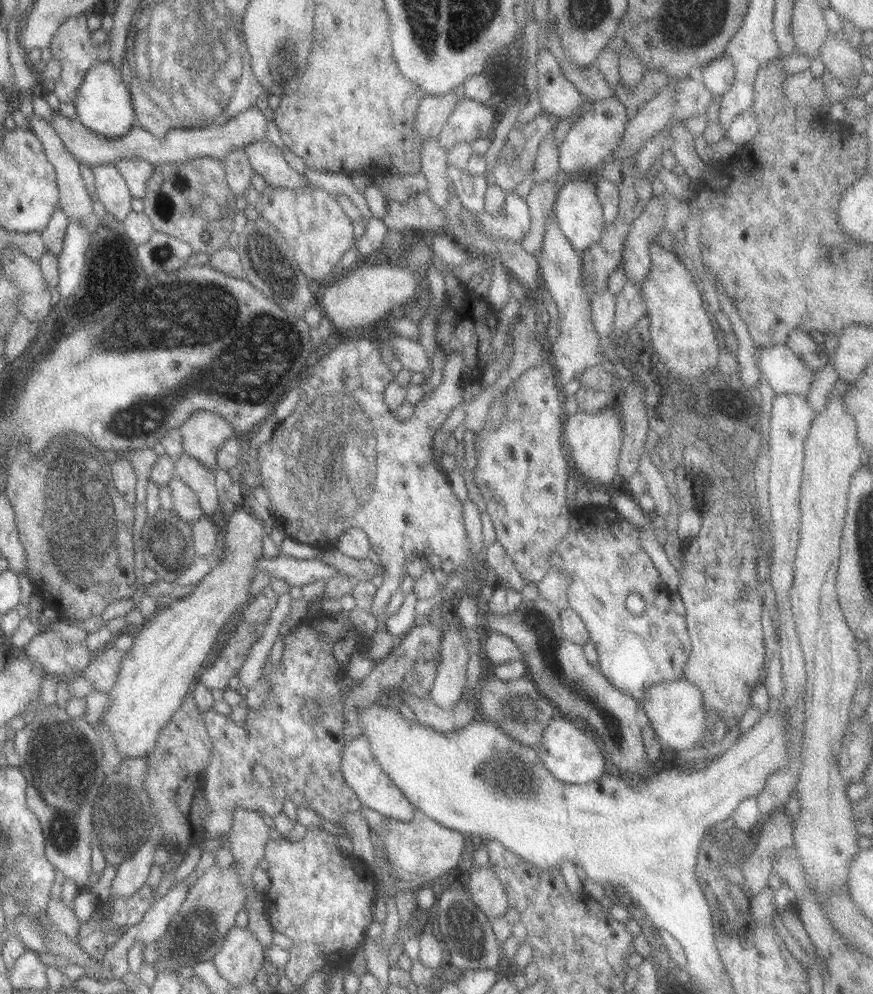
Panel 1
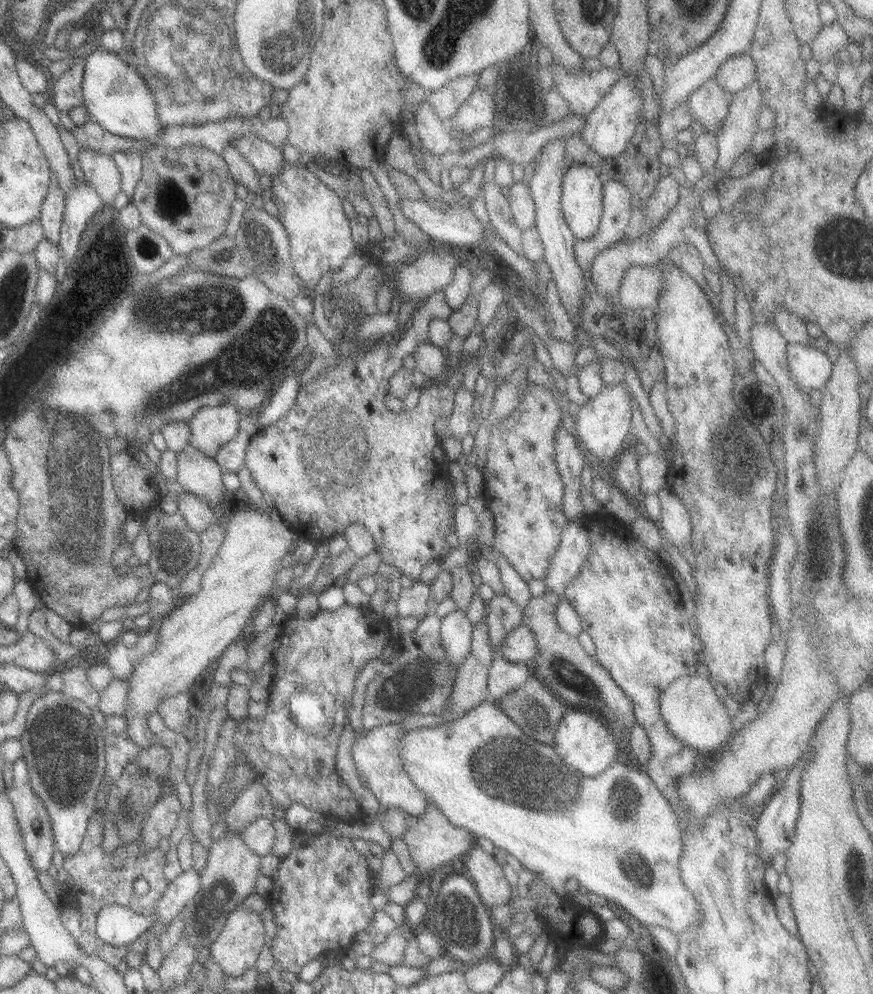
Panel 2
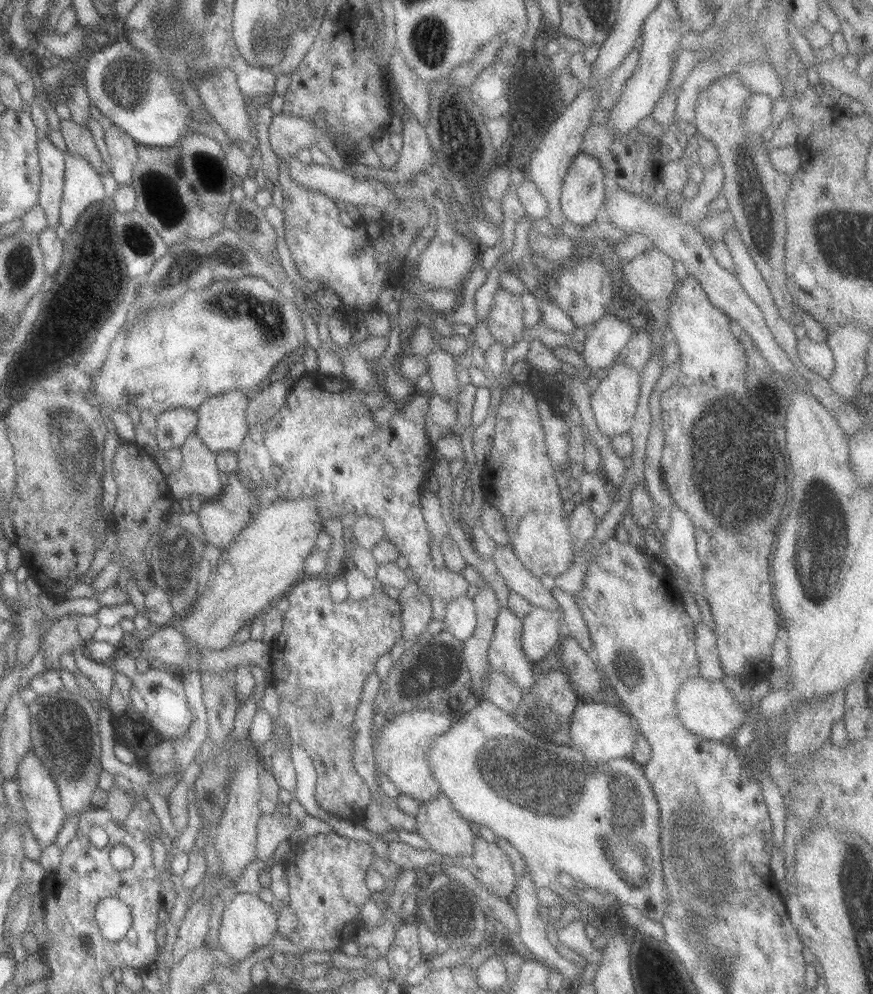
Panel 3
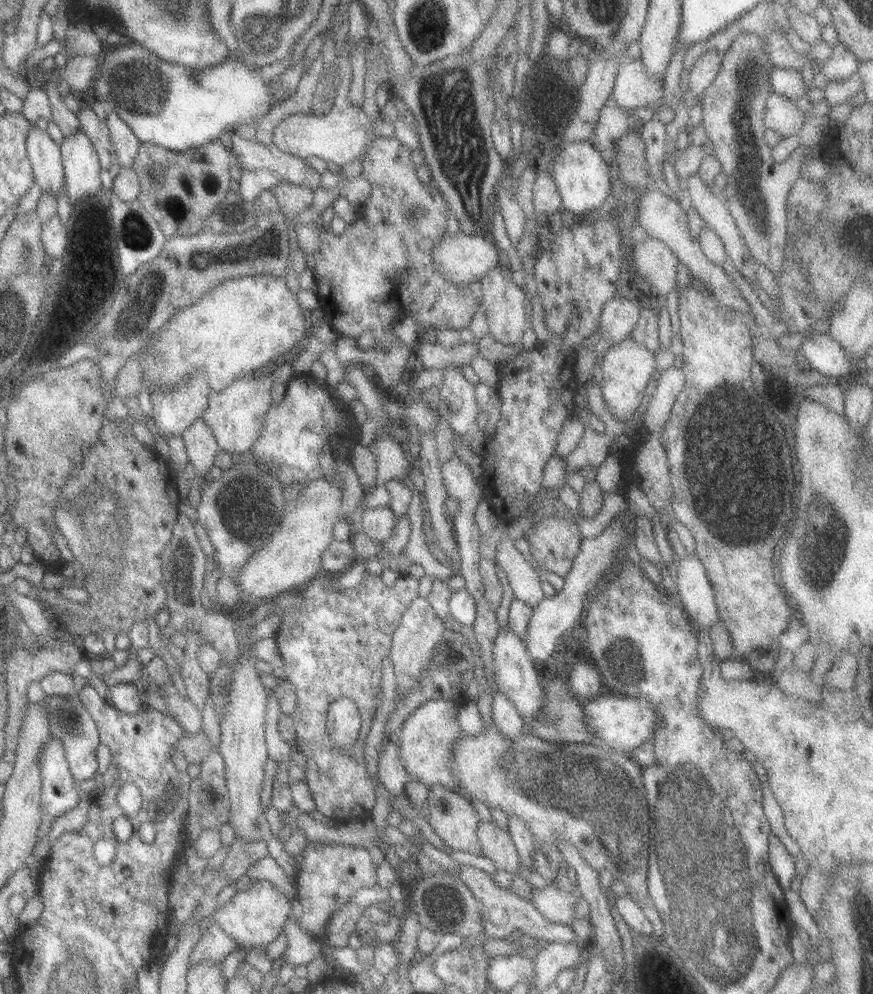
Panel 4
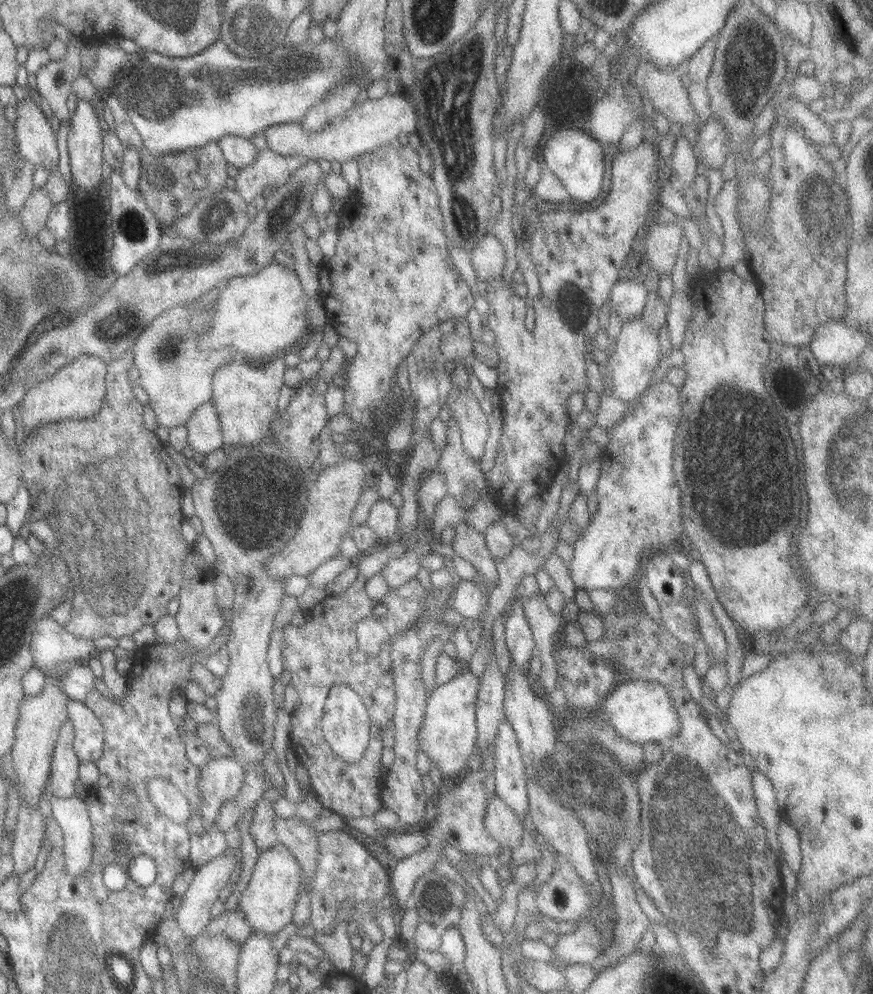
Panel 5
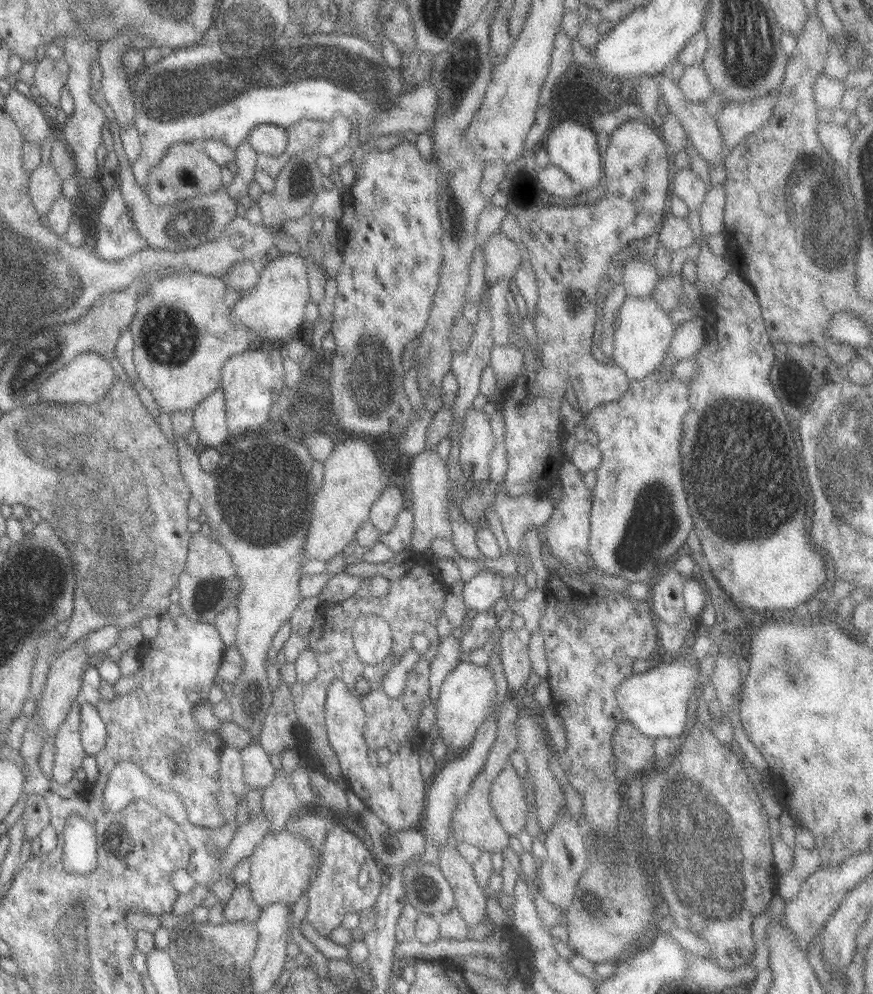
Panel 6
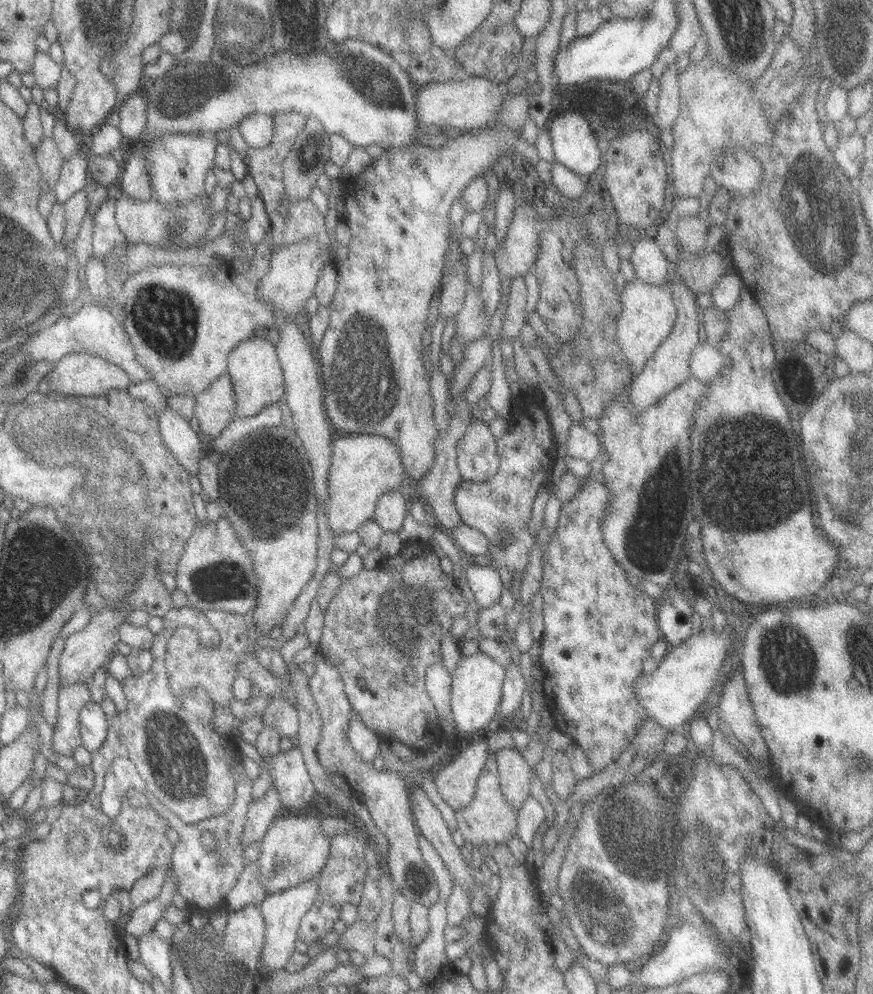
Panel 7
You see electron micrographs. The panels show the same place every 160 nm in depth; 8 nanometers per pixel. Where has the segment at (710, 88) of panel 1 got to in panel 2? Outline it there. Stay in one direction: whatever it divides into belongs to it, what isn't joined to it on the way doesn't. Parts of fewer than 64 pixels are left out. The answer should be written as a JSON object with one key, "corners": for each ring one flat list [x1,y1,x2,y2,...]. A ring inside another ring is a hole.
{"corners":[[746,52,727,58,715,69,713,77,723,91,733,94,741,92,751,81,755,81,755,75,755,65]]}

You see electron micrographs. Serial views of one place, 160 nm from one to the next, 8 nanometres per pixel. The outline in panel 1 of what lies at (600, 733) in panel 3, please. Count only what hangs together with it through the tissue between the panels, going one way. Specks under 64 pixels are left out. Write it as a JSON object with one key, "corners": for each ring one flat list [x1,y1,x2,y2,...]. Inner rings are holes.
{"corners":[[560,715,553,716,550,723,543,727,539,744,535,749,543,766,550,771,553,778,557,778,563,784,582,785,593,782,609,770,607,760,604,758,602,747,599,745,597,738,579,721,574,721]]}

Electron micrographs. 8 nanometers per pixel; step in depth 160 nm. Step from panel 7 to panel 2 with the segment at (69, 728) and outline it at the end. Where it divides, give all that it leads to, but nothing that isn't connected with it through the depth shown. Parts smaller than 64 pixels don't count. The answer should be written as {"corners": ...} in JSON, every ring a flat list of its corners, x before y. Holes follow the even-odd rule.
{"corners":[[18,758,12,762,12,780,9,788,3,793,7,795,9,803,14,810,14,817,23,839,24,851,27,853,31,866,35,872,45,872,51,866,51,856,54,852,54,842,51,836,51,825,47,811,43,808,41,801,33,795,33,789,29,786,29,777,25,761]]}

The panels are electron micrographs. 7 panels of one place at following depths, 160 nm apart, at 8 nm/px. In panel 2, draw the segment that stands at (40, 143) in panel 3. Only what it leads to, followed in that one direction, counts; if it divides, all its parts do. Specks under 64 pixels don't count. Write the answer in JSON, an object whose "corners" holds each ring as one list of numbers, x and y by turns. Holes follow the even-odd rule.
{"corners":[[51,174,47,194,38,209,38,221,42,228,42,238,54,245,58,243,63,209,64,193,59,189,55,176]]}

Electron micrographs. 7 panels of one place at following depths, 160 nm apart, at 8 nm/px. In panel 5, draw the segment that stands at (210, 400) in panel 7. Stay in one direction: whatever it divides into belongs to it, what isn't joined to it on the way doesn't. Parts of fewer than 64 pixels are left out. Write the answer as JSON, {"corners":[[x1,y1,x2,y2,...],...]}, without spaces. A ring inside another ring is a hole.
{"corners":[[206,402,195,408,184,425,186,444,190,446,197,460,223,445,218,418,212,402]]}

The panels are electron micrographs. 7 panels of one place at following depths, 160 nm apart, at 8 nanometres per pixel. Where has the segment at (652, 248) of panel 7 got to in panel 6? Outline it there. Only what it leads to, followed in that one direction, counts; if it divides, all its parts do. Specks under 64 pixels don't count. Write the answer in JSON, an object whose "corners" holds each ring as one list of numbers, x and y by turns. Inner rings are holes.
{"corners":[[637,256,637,260,631,260,622,267,621,283,626,296,632,296,633,298,650,296,656,282,659,280,651,262,646,262,641,256]]}

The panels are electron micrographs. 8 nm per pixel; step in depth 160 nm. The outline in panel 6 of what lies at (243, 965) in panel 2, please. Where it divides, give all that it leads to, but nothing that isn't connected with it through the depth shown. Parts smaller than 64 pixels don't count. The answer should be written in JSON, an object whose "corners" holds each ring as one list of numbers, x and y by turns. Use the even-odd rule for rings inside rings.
{"corners":[[285,828,268,831,255,845,247,859,250,869,246,885,249,888,251,900,260,910,276,902,291,908,300,894,308,887,311,867,317,864,306,839,299,838,293,831]]}

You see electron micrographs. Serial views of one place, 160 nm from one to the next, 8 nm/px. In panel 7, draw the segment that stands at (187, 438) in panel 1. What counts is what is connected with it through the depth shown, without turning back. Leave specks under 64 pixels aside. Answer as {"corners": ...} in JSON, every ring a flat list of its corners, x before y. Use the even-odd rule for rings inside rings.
{"corners":[[260,333,250,336,229,351,226,358,226,373,231,381,235,417,255,416,263,407,280,401,284,396,282,372,275,347]]}

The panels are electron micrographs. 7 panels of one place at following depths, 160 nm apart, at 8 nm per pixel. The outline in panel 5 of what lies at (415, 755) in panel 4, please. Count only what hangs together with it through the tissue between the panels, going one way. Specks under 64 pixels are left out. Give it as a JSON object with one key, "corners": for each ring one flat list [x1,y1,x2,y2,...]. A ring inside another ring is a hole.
{"corners":[[469,671,457,675,436,687,426,696,422,723,418,732,418,749,435,762,439,774,449,783,466,773,467,758,476,742,474,706,478,678]]}

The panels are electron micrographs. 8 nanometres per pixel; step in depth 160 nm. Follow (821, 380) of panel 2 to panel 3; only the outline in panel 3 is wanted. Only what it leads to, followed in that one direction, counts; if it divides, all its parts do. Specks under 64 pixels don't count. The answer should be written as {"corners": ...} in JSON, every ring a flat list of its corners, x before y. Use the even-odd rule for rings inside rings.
{"corners":[[806,336,796,339,796,355,799,362,822,379,828,379,832,373,834,362,831,351,825,342,815,342]]}

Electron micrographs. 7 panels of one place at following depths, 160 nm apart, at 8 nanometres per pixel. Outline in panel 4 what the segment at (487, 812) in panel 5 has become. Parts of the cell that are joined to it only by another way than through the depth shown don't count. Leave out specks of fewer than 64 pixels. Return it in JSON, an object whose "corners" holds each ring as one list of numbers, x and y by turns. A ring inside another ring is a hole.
{"corners":[[480,821,476,826,476,839,479,845,479,856,487,861,488,870,505,872,515,875,520,866,516,848,508,833,495,826,494,822,485,823]]}

